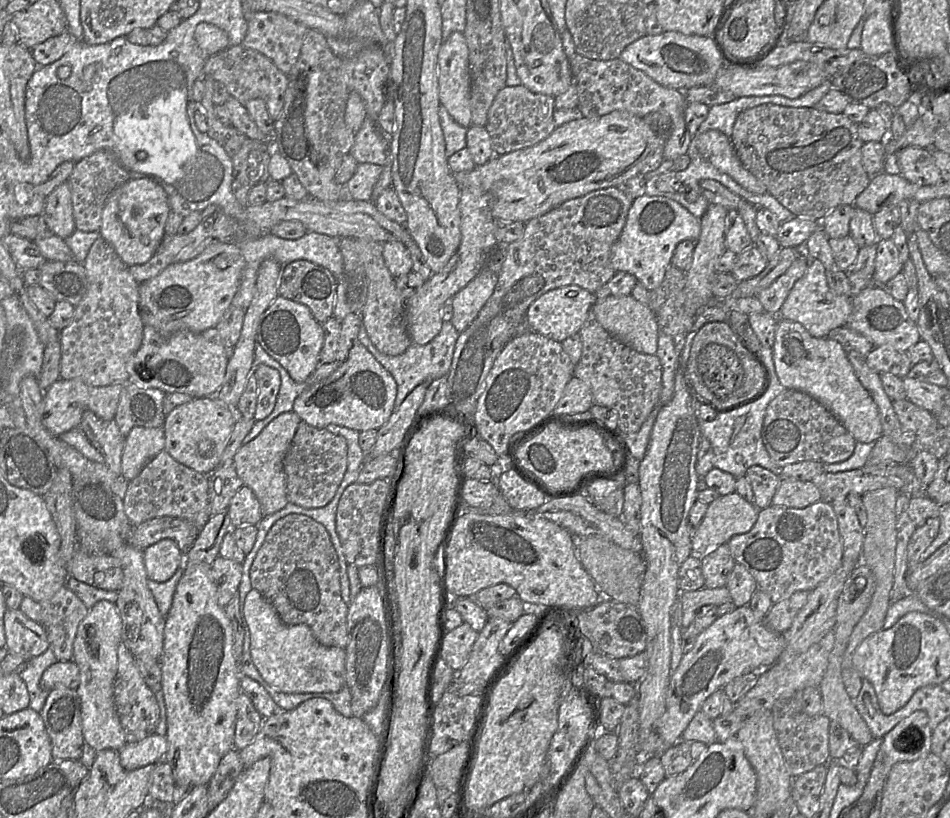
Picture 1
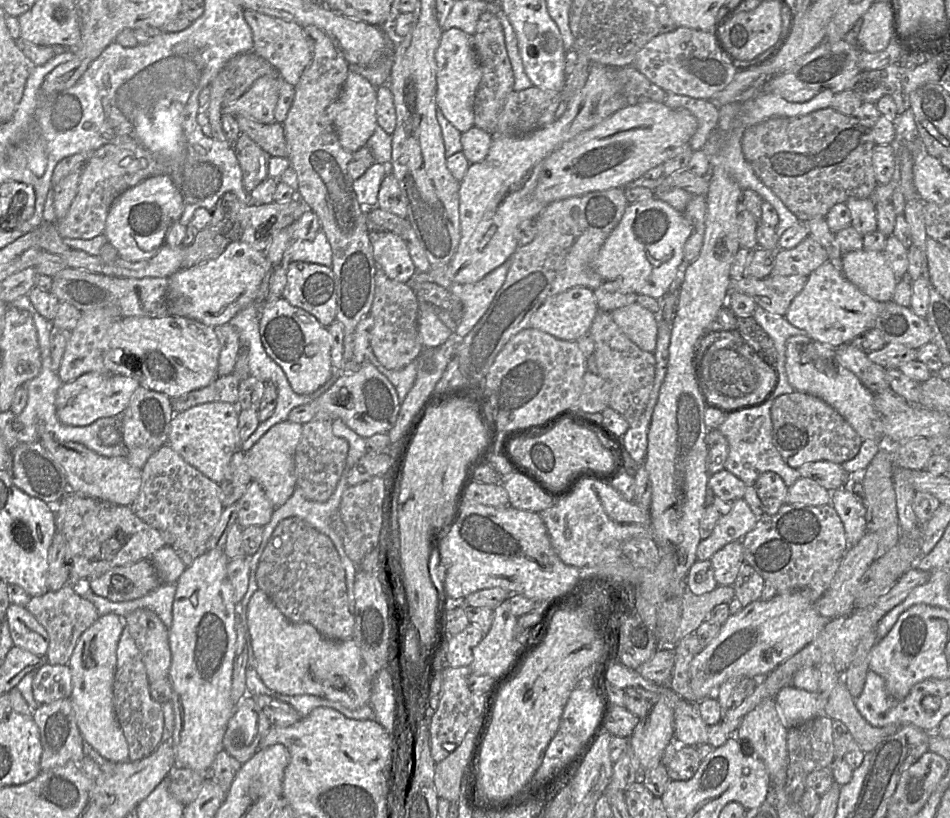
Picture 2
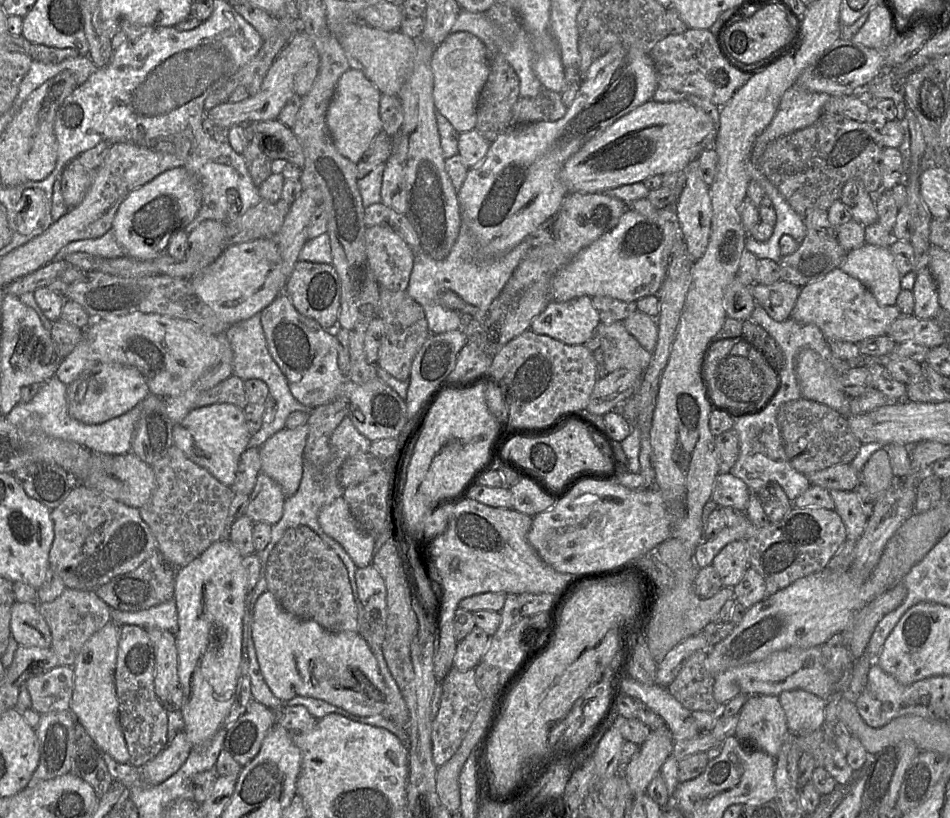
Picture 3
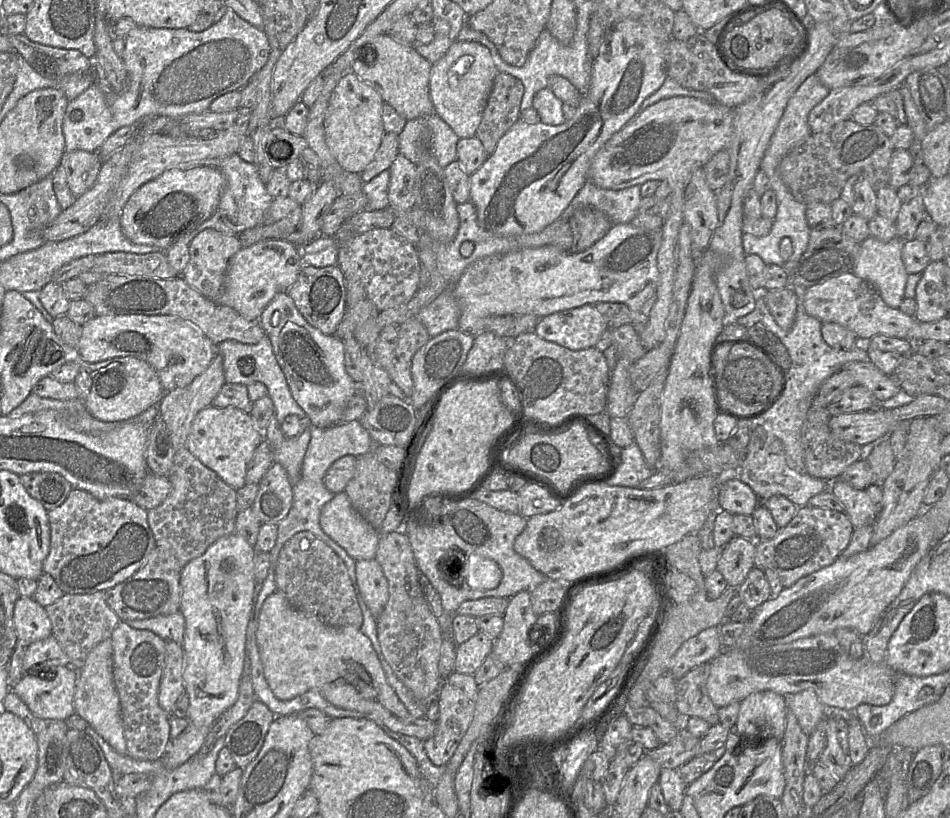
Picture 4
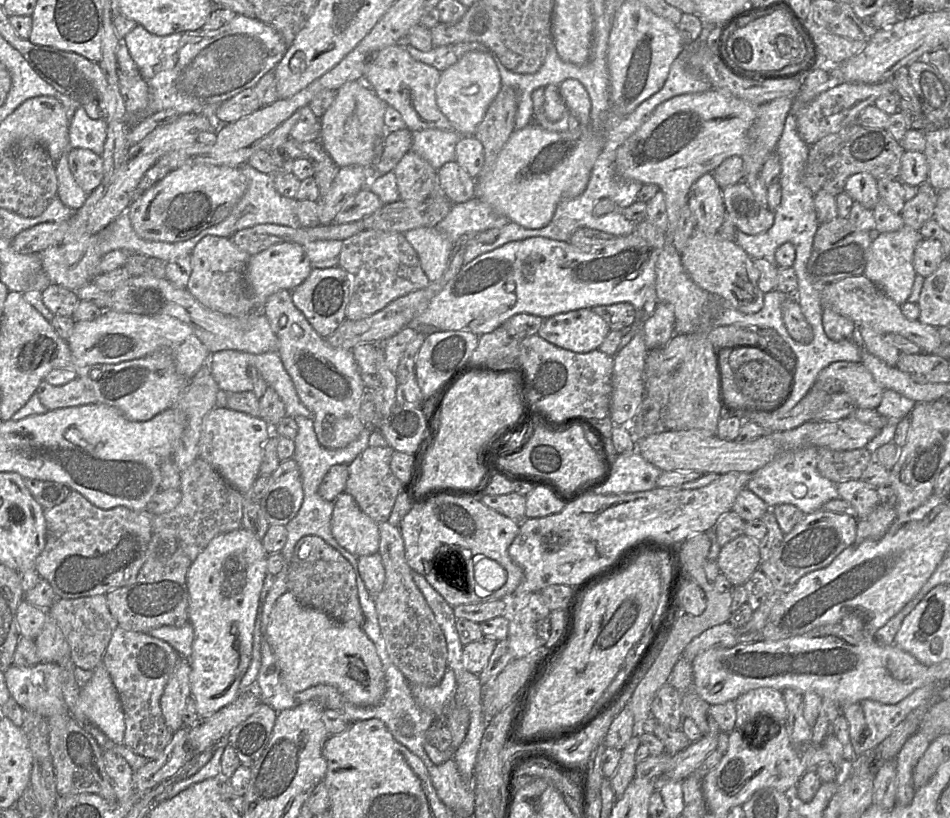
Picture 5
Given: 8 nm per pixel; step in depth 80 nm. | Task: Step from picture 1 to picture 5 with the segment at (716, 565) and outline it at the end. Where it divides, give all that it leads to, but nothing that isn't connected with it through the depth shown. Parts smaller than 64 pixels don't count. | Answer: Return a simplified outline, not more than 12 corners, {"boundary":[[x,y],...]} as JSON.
{"boundary":[[740,535],[719,552],[717,565],[743,585],[764,560],[762,546]]}

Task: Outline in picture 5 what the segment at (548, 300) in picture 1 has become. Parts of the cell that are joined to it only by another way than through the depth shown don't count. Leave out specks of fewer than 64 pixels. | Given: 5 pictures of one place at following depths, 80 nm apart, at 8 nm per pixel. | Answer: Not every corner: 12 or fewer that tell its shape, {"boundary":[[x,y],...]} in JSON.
{"boundary":[[582,308],[545,319],[537,334],[557,347],[587,353],[610,330]]}

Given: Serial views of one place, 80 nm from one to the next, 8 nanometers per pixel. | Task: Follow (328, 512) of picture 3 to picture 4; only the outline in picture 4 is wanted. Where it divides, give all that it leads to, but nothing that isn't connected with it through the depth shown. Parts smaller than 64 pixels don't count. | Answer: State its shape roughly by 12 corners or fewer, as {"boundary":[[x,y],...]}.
{"boundary":[[344,491],[323,506],[320,526],[356,561],[381,538]]}

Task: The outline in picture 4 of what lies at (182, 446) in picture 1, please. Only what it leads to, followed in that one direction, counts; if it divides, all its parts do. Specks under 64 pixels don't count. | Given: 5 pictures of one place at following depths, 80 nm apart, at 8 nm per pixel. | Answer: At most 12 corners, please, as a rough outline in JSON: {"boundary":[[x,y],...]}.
{"boundary":[[209,406],[186,448],[235,490],[265,440],[250,414]]}

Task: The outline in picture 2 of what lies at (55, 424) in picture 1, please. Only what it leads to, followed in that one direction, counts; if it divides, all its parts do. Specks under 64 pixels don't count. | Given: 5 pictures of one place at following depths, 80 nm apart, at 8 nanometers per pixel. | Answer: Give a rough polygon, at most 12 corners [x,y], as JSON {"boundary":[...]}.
{"boundary":[[89,372],[63,383],[57,417],[88,426],[122,414],[141,384]]}

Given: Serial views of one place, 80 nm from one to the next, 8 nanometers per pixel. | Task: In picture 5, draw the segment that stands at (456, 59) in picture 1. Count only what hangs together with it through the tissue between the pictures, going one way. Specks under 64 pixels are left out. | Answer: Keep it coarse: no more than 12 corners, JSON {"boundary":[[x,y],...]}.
{"boundary":[[471,51],[440,72],[436,104],[473,136],[501,88],[490,54]]}

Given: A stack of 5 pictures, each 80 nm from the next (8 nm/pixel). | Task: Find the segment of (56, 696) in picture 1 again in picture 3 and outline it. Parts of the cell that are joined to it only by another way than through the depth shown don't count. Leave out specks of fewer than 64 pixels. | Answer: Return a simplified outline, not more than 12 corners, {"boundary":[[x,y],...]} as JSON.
{"boundary":[[71,710],[40,714],[39,764],[28,787],[70,772]]}

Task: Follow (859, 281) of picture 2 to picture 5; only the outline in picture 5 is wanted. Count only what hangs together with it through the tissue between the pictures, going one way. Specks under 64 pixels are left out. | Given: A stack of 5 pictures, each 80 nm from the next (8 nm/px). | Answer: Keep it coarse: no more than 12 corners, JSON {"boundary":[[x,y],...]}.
{"boundary":[[907,225],[876,233],[863,275],[899,306],[922,239]]}

